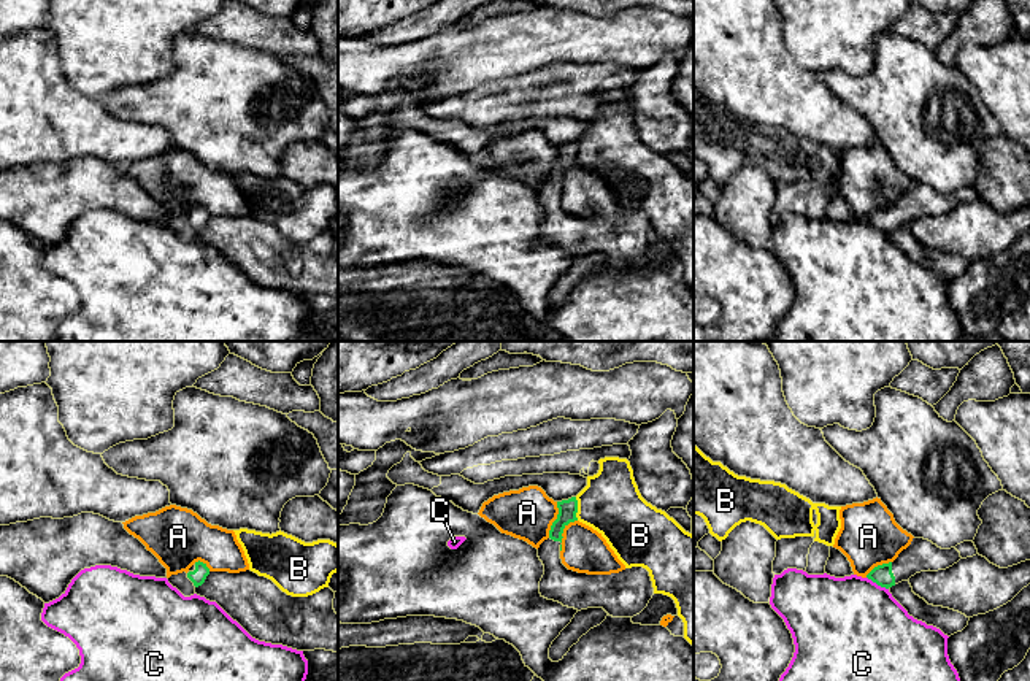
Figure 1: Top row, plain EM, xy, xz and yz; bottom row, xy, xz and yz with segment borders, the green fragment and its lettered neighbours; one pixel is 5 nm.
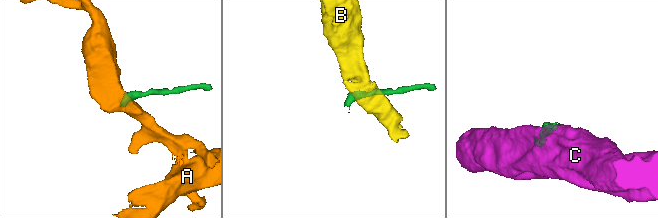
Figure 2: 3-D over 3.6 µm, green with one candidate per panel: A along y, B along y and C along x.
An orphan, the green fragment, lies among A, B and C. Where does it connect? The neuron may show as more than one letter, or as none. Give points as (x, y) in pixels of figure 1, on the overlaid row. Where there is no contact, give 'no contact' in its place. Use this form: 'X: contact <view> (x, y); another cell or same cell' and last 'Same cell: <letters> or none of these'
A: contact xz (556, 519); another cell
B: contact xz (576, 508); another cell
C: contact yz (878, 584); another cell
Same cell: none of these

